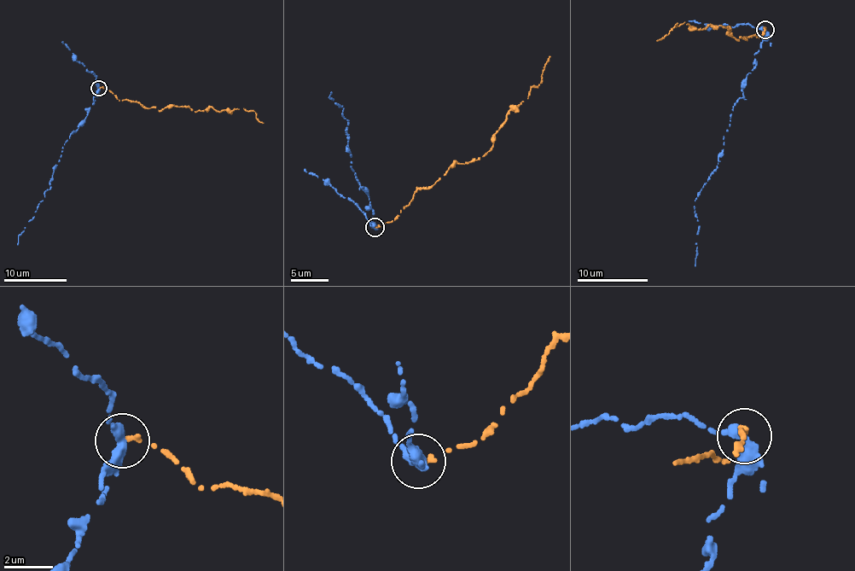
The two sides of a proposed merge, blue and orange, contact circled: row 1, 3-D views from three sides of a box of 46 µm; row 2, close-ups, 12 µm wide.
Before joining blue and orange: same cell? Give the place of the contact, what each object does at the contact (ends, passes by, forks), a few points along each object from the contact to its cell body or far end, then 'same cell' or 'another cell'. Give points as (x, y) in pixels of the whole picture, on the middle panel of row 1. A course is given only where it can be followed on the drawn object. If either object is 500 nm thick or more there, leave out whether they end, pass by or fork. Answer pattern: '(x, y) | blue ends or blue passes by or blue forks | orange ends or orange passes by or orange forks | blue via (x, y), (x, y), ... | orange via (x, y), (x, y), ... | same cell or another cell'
(375, 227) | blue passes by | orange ends | blue via (375, 227), (368, 192), (361, 187), (351, 166), (344, 109), (329, 96), (330, 92) | orange via (375, 228), (392, 221), (416, 192), (456, 164), (473, 162), (491, 148), (505, 116), (538, 88), (549, 56) | another cell

